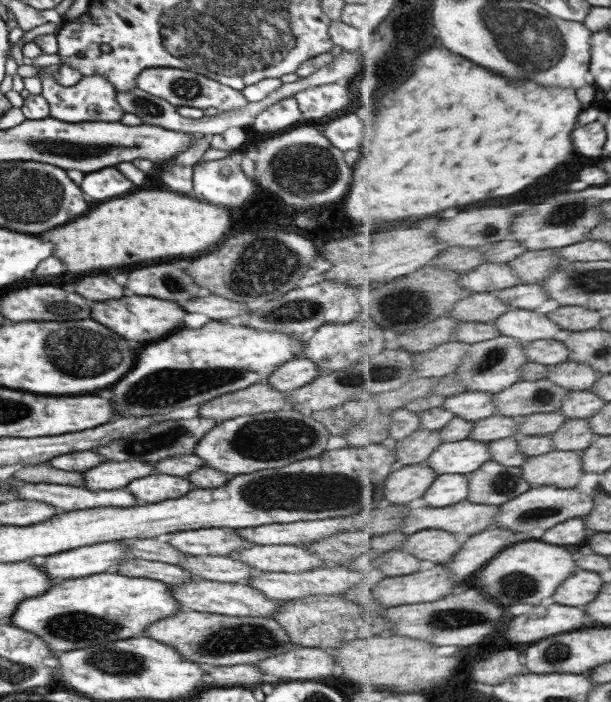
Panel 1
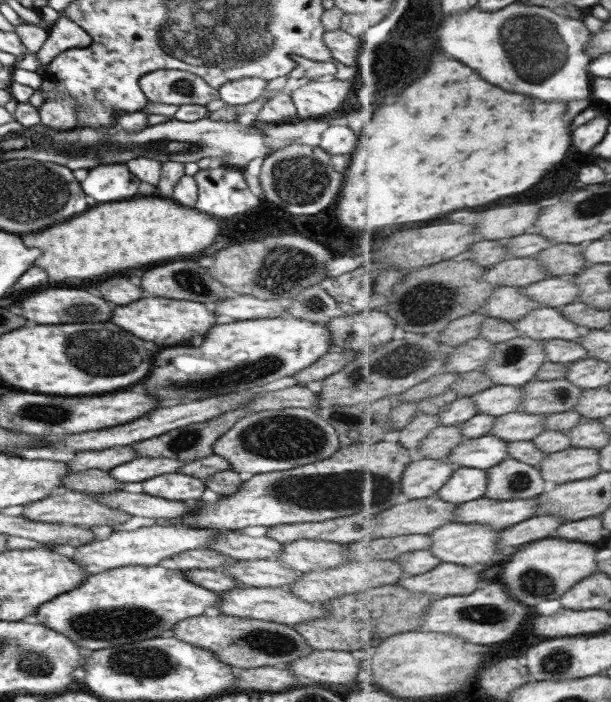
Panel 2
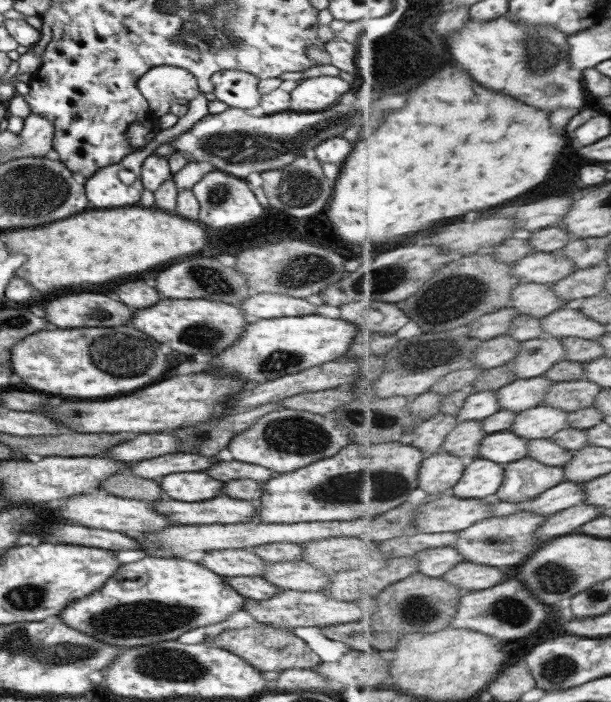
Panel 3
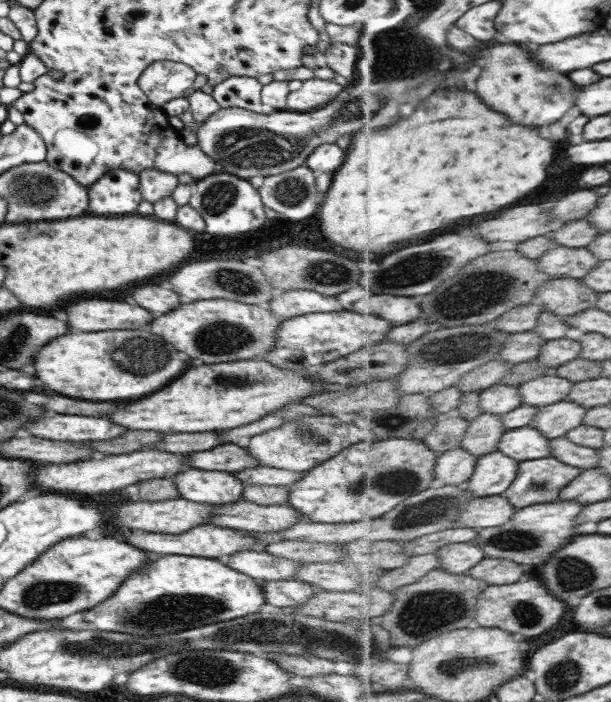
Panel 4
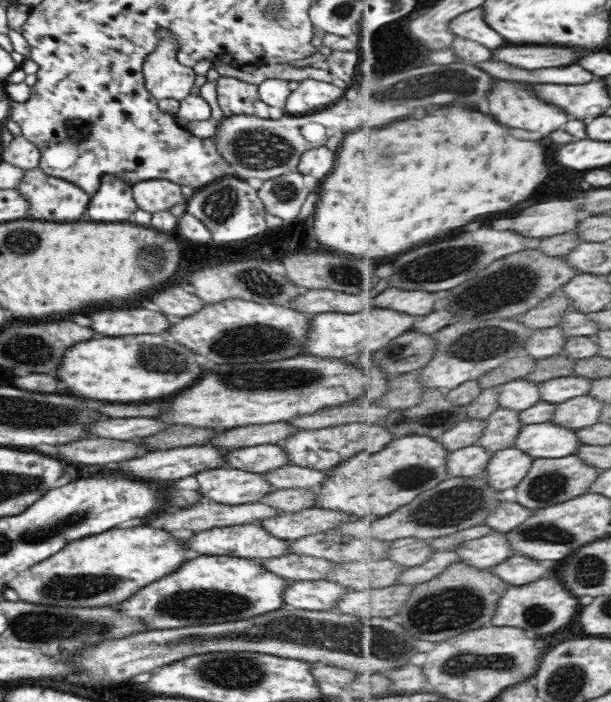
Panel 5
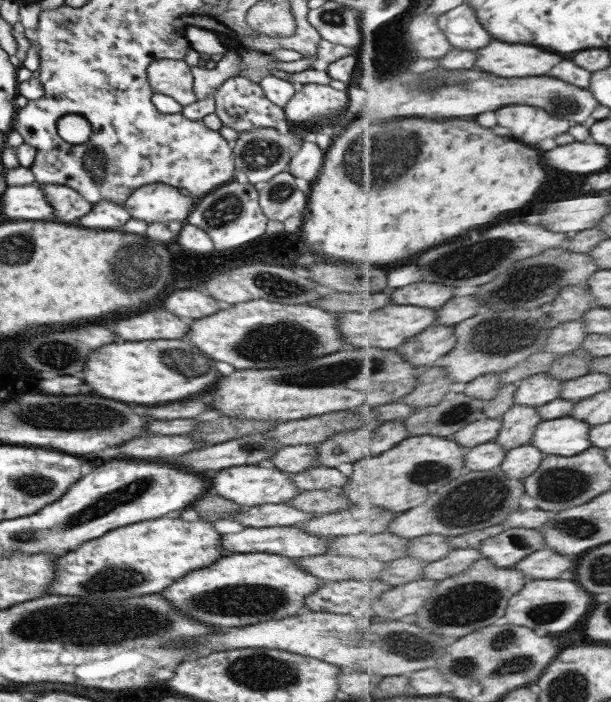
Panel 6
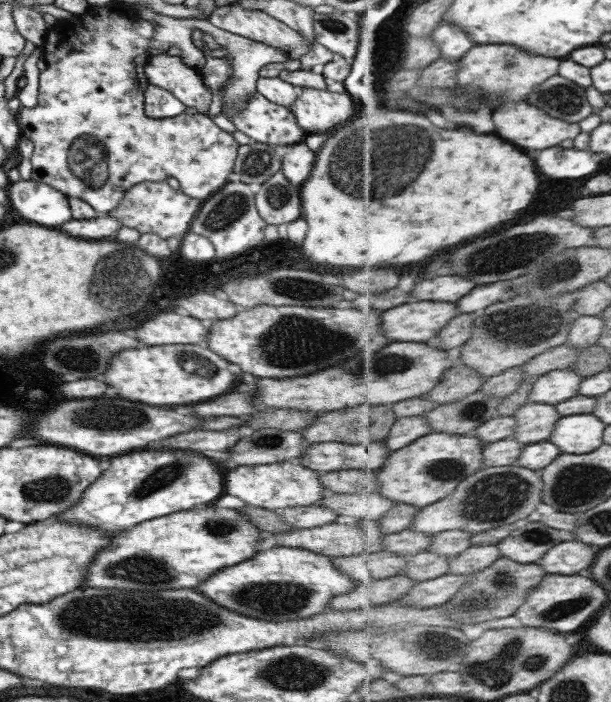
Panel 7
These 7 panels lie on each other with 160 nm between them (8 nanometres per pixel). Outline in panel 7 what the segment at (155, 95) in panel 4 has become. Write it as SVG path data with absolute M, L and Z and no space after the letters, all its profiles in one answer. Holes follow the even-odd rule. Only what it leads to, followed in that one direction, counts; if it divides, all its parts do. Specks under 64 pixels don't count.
M161 52L152 57L150 56L144 66L144 77L148 84L170 92L185 107L193 107L197 112L206 114L211 95L207 87L204 86L202 78L199 76L199 71L183 64L179 56L166 55L165 52Z

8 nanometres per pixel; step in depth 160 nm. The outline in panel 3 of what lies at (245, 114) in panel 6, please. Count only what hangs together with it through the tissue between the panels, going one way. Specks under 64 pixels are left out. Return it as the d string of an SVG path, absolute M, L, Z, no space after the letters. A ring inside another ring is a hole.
M218 70L211 74L209 80L215 98L228 107L247 110L259 104L259 80L253 74L242 70Z

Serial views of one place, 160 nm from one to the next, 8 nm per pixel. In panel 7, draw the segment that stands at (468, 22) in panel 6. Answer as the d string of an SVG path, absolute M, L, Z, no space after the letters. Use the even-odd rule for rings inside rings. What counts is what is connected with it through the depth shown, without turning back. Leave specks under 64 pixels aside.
M445 20L434 30L433 38L440 44L441 57L452 61L461 60L476 45L463 27Z

